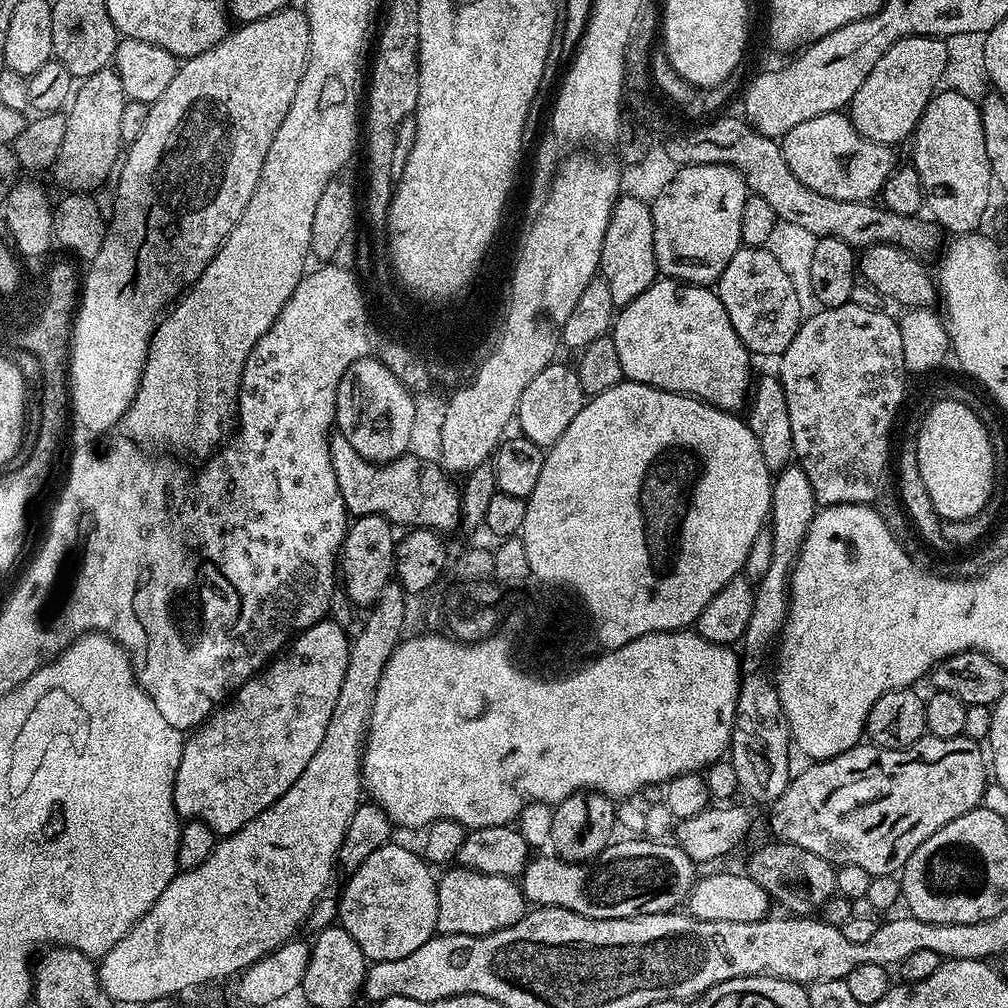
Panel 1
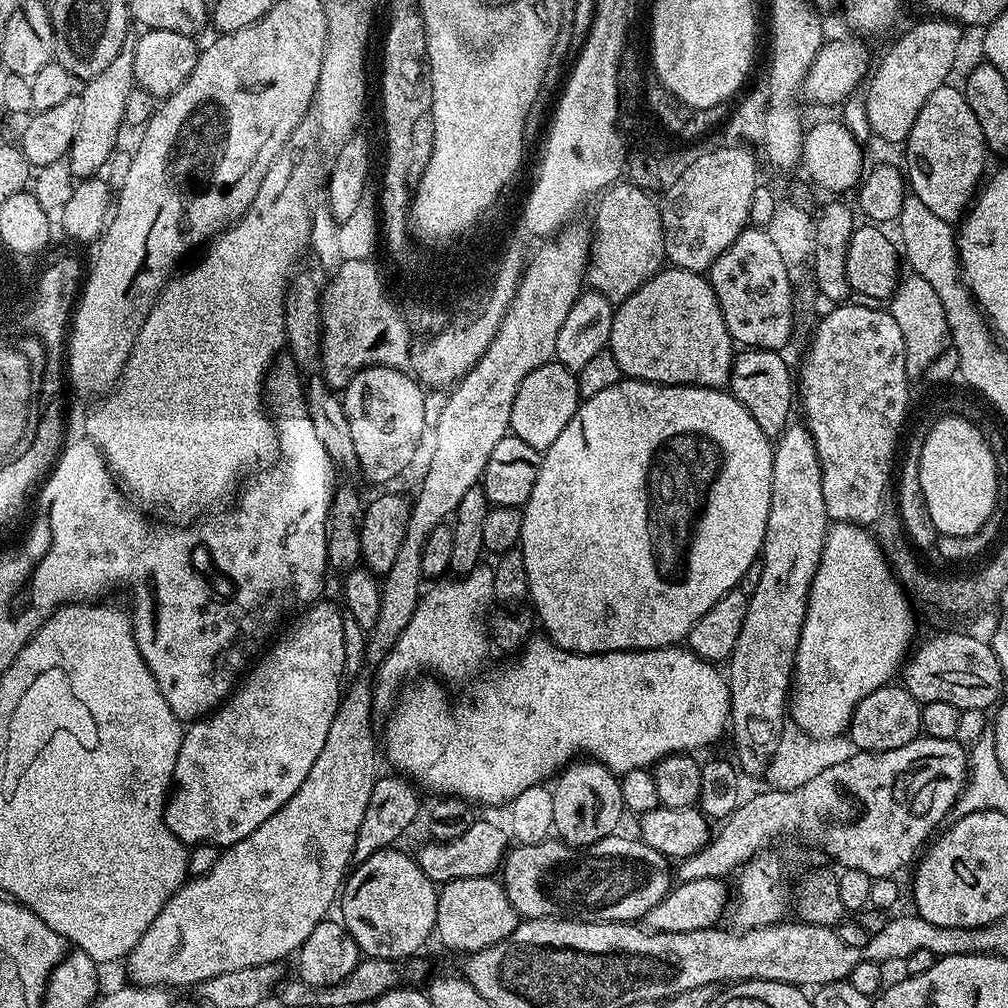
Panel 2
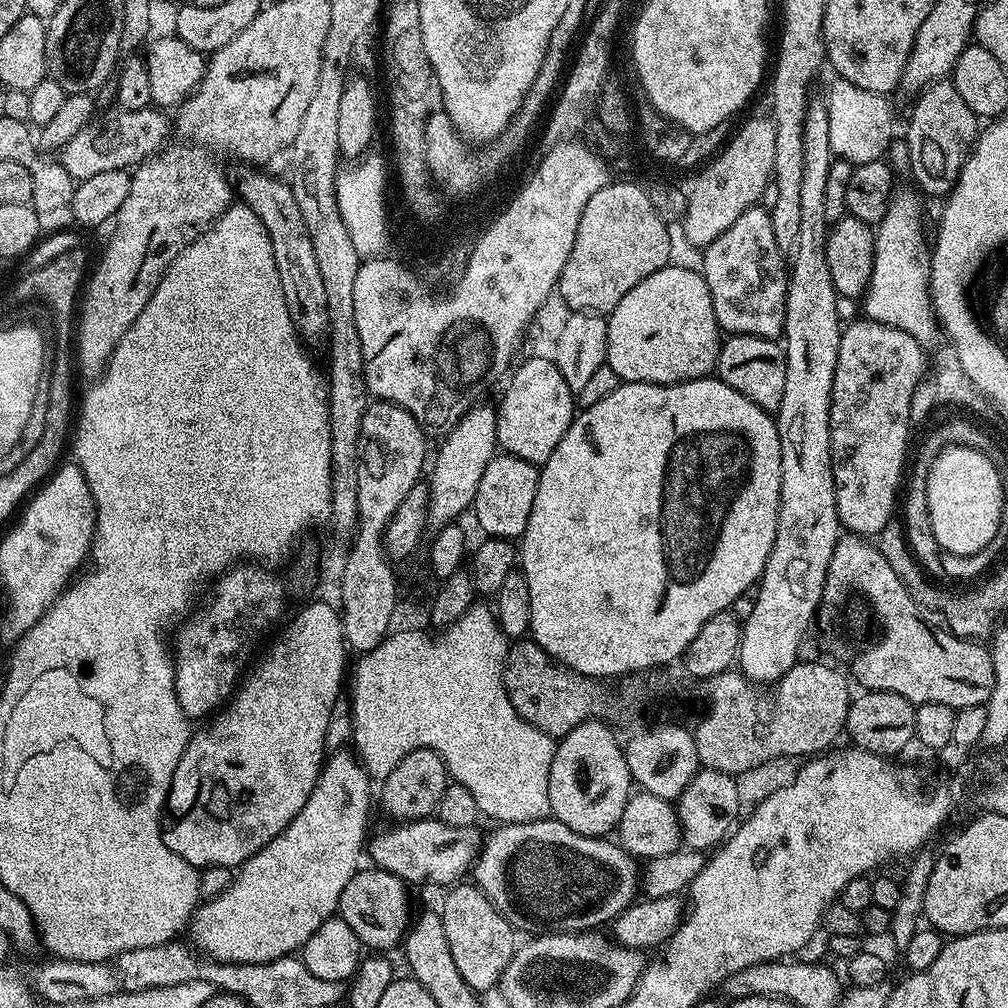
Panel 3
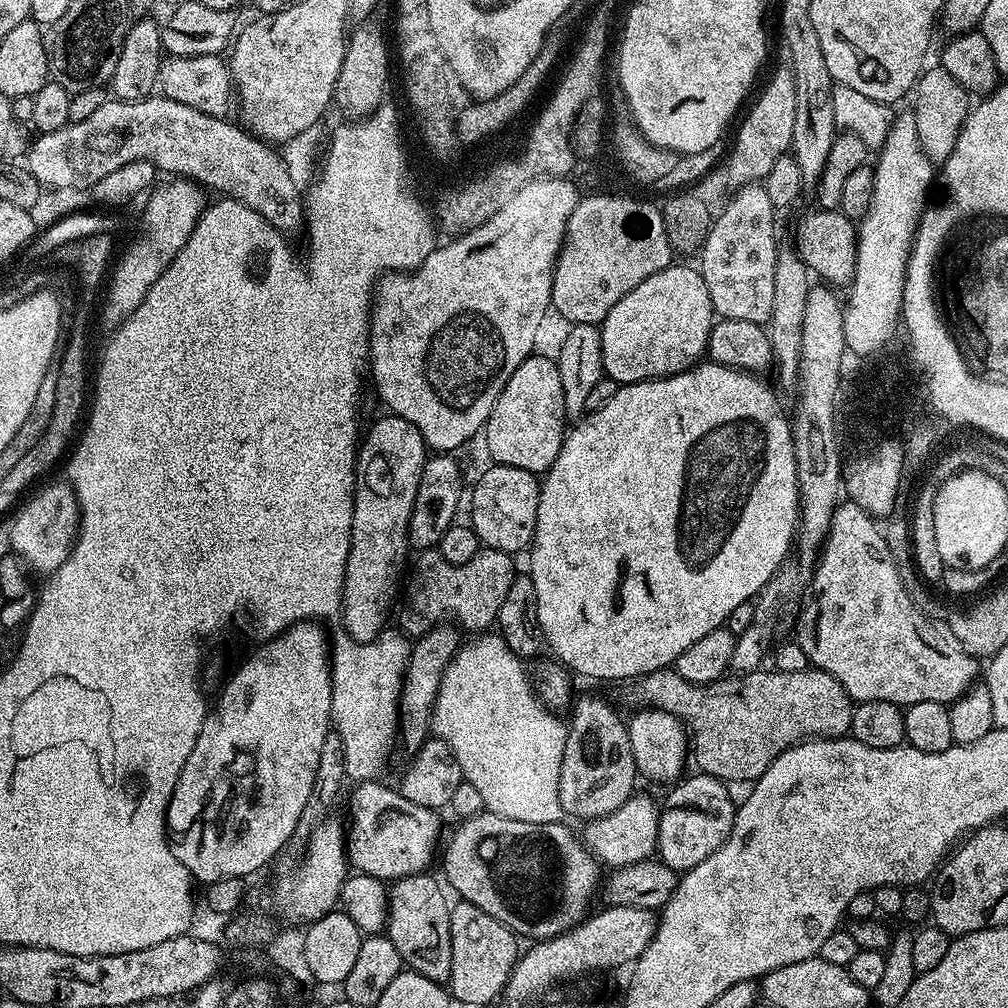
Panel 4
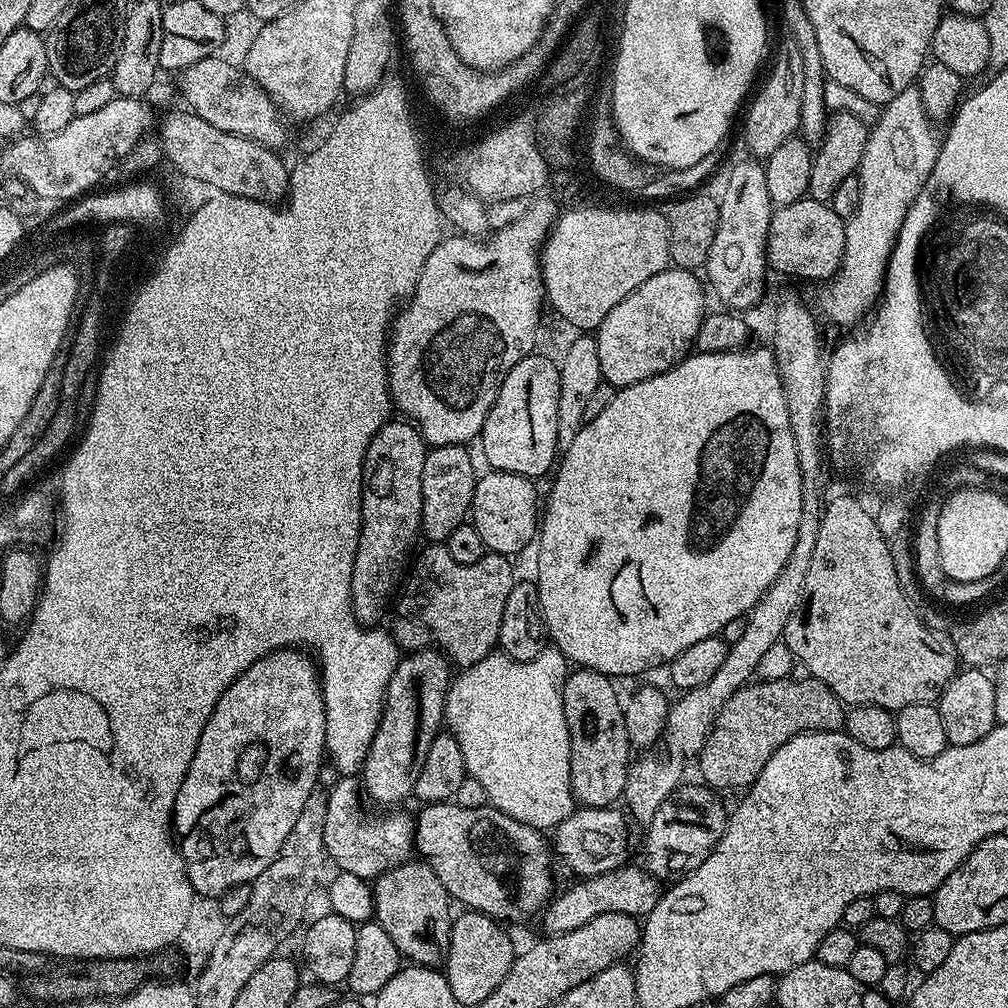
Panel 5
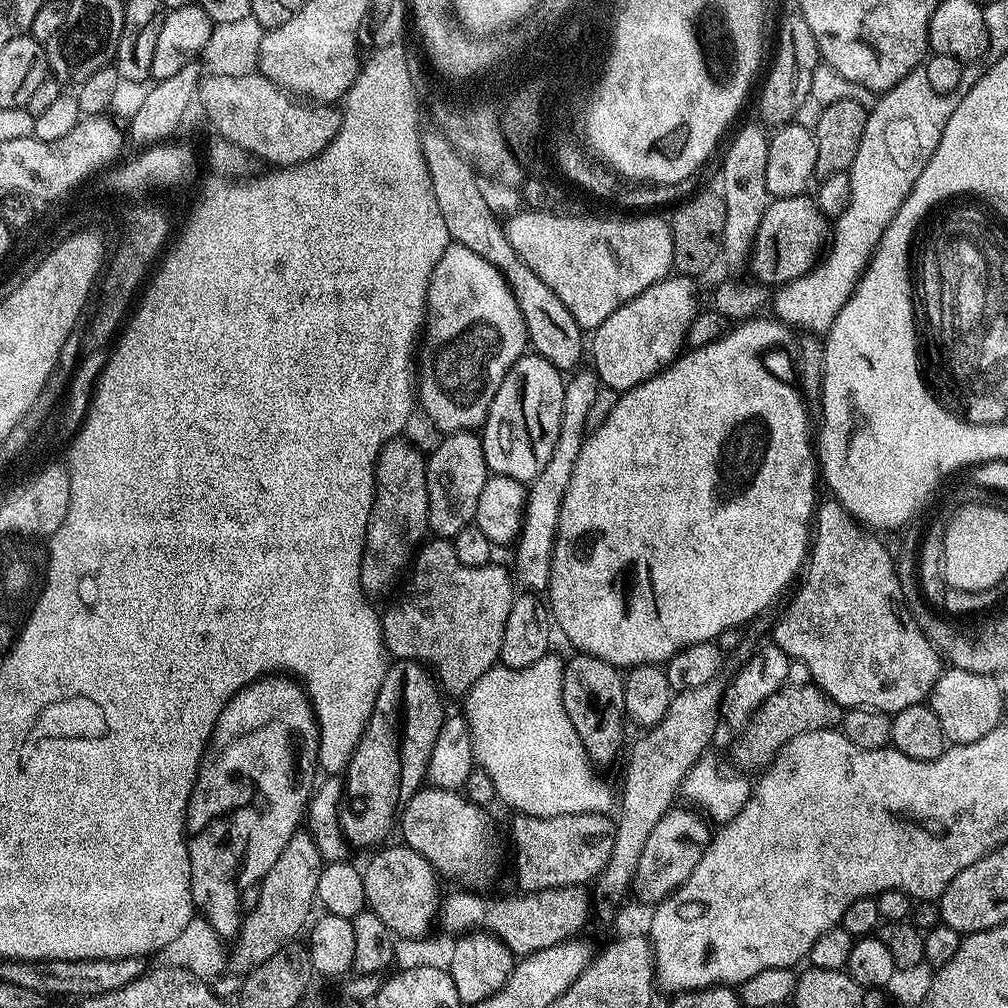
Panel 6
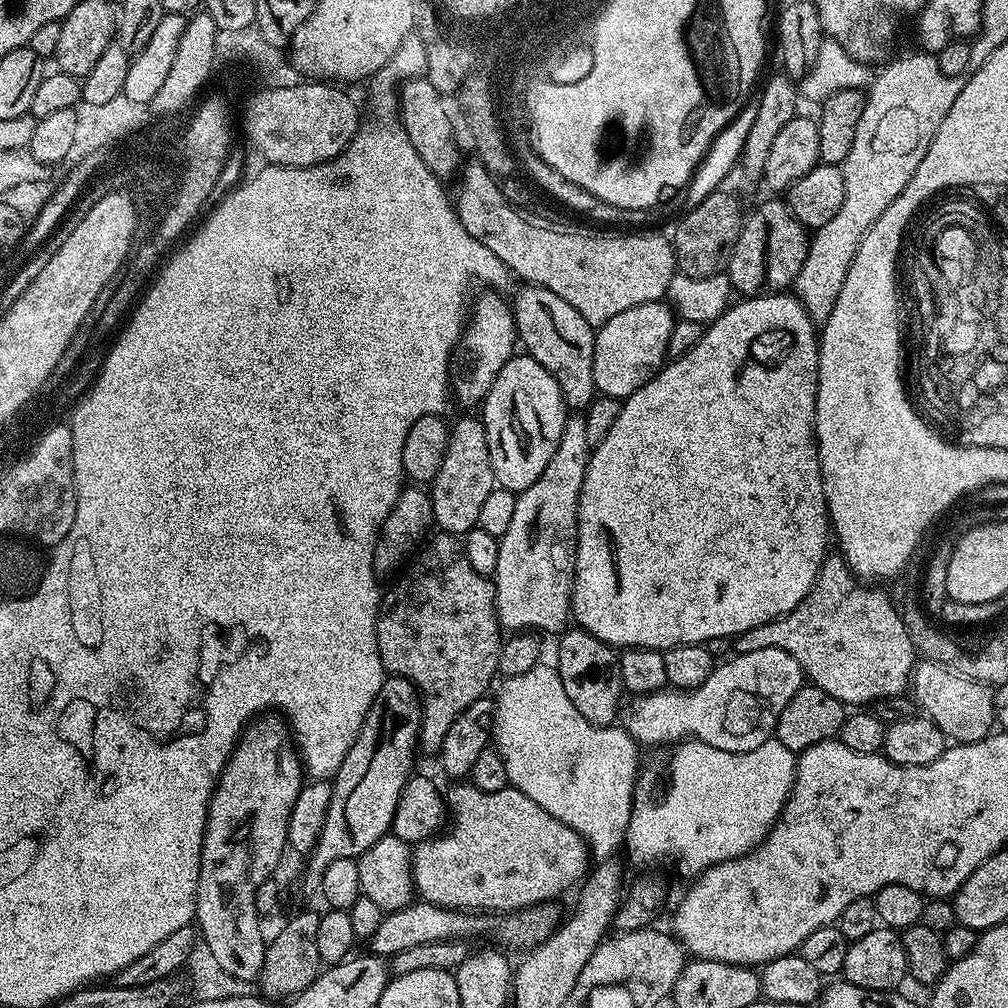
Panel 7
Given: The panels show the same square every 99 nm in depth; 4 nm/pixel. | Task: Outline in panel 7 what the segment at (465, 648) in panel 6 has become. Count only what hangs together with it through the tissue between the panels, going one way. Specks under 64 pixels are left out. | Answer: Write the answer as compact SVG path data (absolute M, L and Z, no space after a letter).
M455 535L434 536L419 549L418 555L407 565L408 573L389 592L387 589L383 593L380 615L376 622L378 654L382 658L385 673L405 676L421 695L418 748L421 753L432 754L439 753L454 718L458 718L458 714L462 714L466 706L486 695L492 679L497 679L502 643L500 619L496 616L495 583L489 577L478 574L474 566L470 566L470 558L466 558L464 545Z

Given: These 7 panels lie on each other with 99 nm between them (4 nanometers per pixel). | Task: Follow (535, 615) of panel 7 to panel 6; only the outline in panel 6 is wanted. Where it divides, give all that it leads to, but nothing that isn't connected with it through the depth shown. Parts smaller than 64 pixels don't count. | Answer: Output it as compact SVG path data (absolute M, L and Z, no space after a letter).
M579 371L574 380L569 379L565 383L562 426L558 442L554 442L554 454L550 454L550 462L546 462L542 474L535 476L527 485L528 501L524 507L524 525L520 527L519 537L514 544L514 549L516 548L514 580L521 589L532 594L543 593L551 582L553 548L556 545L556 532L559 530L562 502L566 498L566 486L570 486L570 474L574 474L574 462L578 462L578 454L582 450L588 432L586 413L602 387L595 371L584 371Z

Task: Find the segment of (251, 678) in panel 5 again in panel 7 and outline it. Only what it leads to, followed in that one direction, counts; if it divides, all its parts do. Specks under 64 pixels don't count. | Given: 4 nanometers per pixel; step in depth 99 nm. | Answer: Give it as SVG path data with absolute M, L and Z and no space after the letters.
M261 714L255 720L249 723L244 729L241 737L236 742L236 749L232 752L232 757L228 759L228 765L224 768L219 780L216 782L216 788L212 792L212 801L208 807L208 821L206 822L206 830L204 831L204 841L200 847L200 877L198 878L198 894L196 895L196 919L199 935L202 937L203 947L207 948L210 955L214 956L214 960L218 962L218 966L226 975L232 975L236 980L245 982L259 981L260 971L264 965L264 949L266 947L266 936L264 940L264 932L260 929L262 918L256 909L256 895L258 894L258 886L262 886L262 882L273 879L276 867L280 864L280 859L284 856L284 848L289 847L288 843L288 823L290 822L290 814L294 810L294 802L298 802L298 794L300 789L306 783L306 769L300 759L300 753L294 743L294 737L285 721L276 714Z

